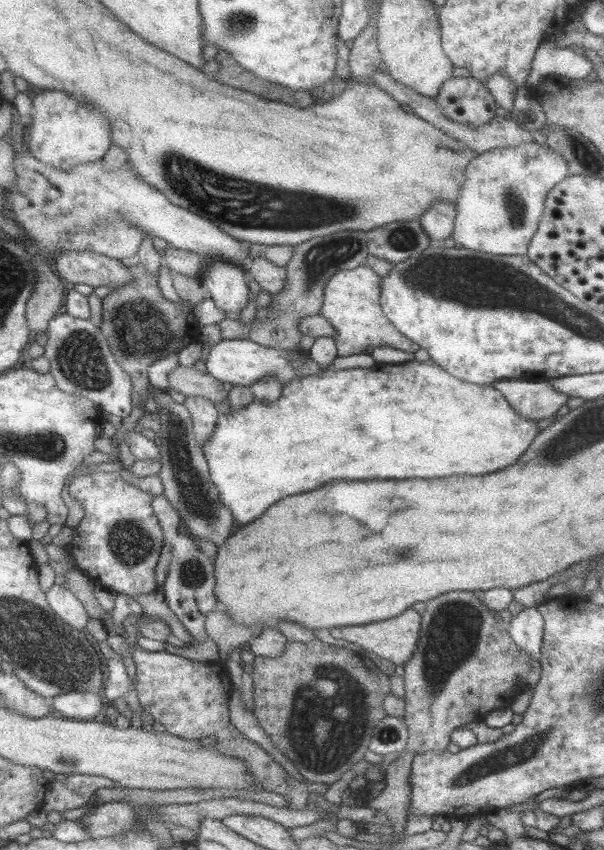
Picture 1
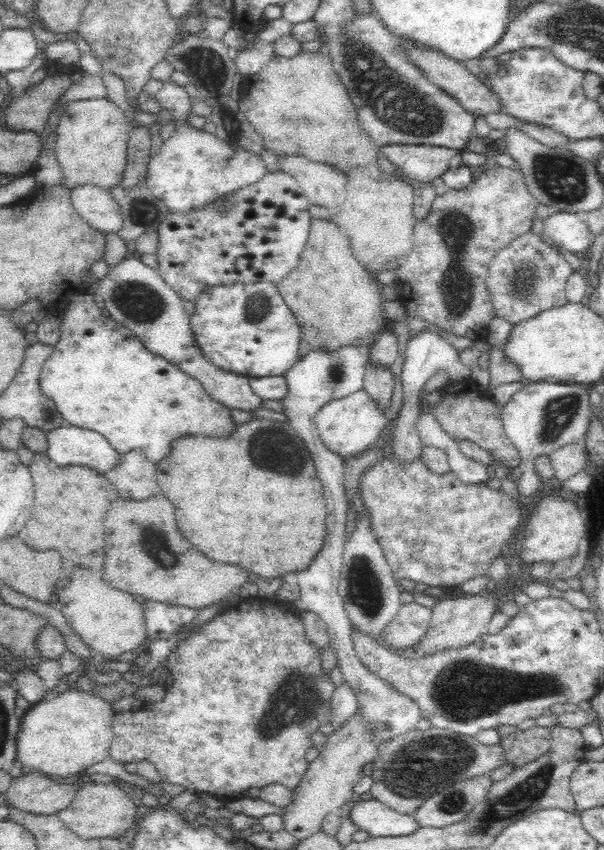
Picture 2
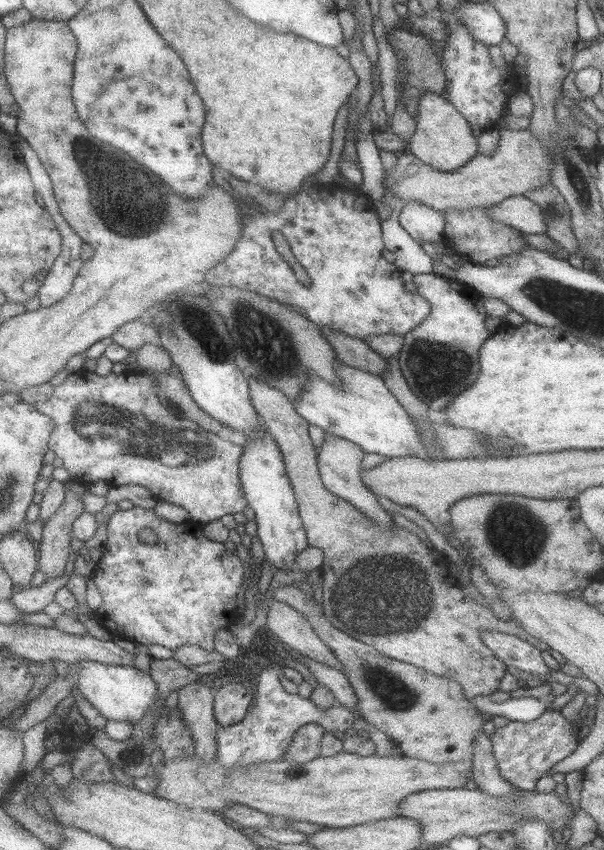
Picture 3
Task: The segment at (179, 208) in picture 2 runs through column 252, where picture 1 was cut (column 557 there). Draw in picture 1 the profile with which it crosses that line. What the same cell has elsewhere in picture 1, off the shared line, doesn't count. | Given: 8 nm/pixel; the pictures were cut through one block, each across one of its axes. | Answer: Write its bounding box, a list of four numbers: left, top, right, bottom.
[453,142,569,255]

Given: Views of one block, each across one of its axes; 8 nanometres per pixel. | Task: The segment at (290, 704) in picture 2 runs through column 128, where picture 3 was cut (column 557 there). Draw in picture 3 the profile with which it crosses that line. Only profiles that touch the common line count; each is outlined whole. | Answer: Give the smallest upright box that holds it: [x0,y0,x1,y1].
[493,711,580,791]

